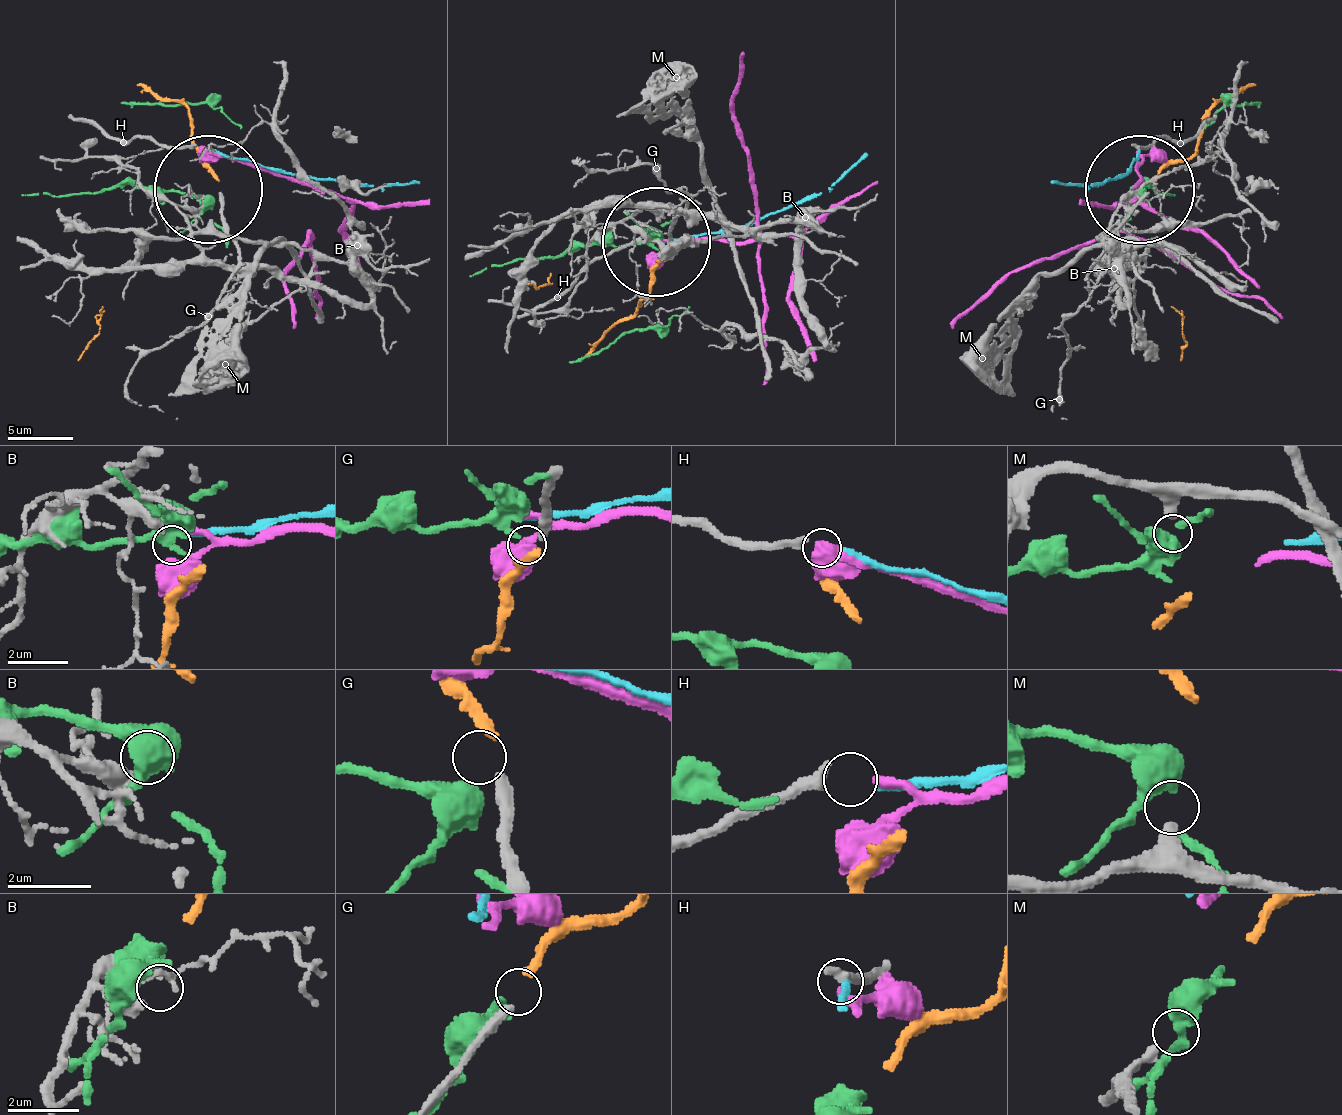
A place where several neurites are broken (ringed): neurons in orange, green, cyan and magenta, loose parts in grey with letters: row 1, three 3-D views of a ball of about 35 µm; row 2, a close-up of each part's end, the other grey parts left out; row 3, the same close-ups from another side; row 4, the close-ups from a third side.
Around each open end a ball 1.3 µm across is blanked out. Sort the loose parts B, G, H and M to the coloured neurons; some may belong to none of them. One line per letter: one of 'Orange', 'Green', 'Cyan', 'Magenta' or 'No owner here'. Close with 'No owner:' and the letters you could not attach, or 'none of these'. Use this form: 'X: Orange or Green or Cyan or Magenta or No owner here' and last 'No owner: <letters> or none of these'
B: No owner here
G: Orange
H: Magenta
M: No owner here
No owner: B, M

